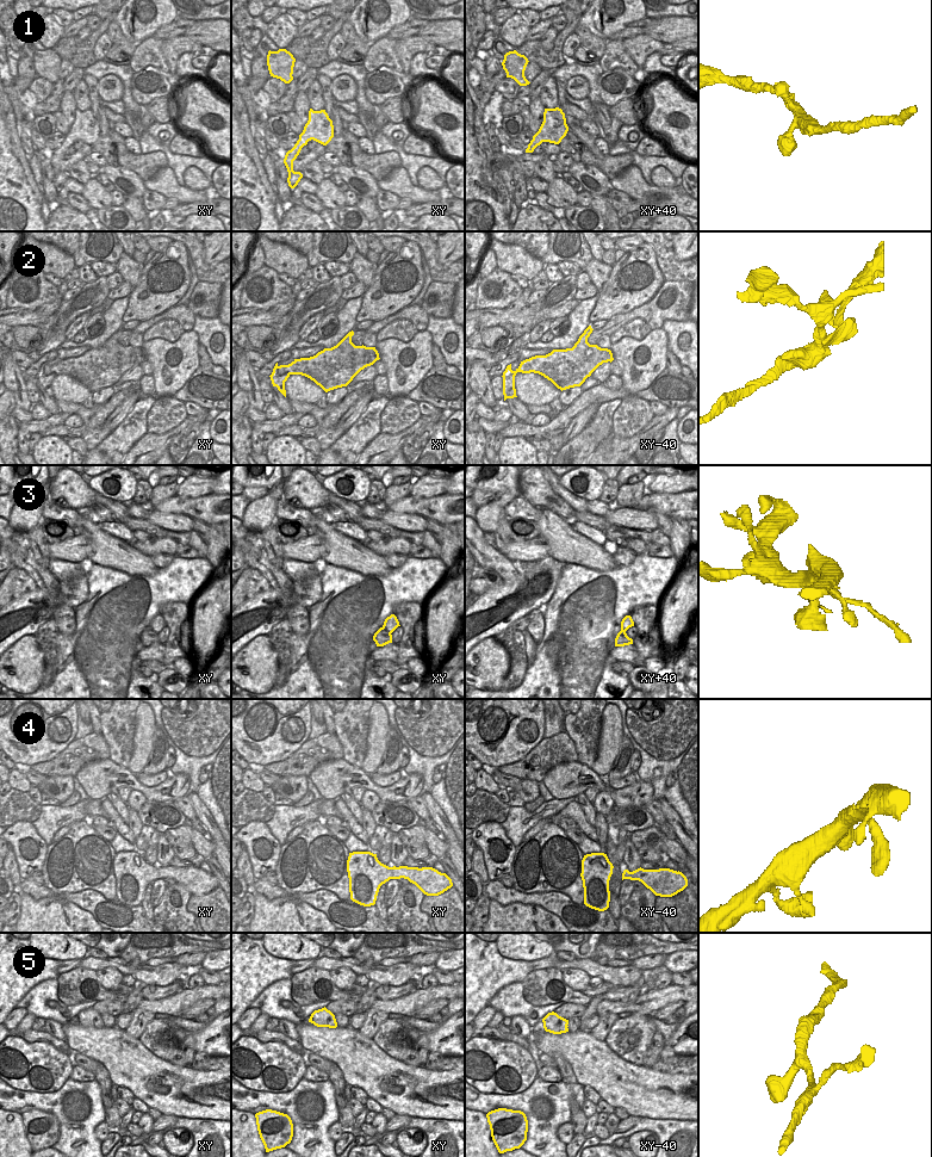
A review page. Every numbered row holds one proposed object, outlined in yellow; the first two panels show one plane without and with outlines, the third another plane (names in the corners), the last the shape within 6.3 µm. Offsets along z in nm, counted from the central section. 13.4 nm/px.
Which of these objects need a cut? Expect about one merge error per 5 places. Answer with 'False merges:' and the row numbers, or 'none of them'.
False merges: 2, 3.

